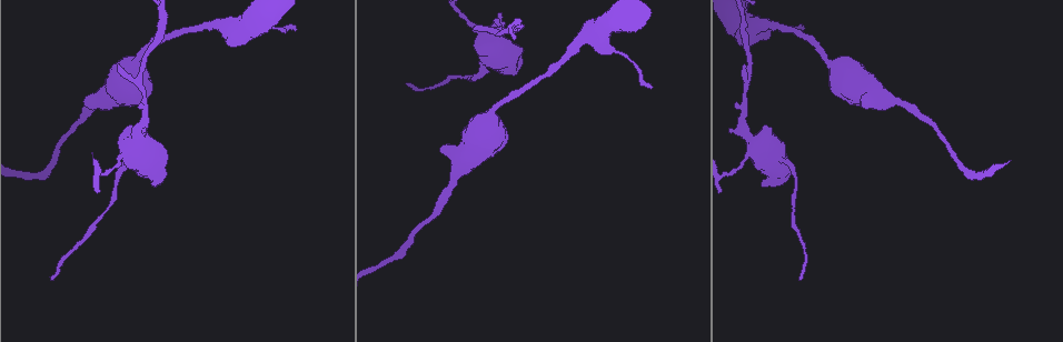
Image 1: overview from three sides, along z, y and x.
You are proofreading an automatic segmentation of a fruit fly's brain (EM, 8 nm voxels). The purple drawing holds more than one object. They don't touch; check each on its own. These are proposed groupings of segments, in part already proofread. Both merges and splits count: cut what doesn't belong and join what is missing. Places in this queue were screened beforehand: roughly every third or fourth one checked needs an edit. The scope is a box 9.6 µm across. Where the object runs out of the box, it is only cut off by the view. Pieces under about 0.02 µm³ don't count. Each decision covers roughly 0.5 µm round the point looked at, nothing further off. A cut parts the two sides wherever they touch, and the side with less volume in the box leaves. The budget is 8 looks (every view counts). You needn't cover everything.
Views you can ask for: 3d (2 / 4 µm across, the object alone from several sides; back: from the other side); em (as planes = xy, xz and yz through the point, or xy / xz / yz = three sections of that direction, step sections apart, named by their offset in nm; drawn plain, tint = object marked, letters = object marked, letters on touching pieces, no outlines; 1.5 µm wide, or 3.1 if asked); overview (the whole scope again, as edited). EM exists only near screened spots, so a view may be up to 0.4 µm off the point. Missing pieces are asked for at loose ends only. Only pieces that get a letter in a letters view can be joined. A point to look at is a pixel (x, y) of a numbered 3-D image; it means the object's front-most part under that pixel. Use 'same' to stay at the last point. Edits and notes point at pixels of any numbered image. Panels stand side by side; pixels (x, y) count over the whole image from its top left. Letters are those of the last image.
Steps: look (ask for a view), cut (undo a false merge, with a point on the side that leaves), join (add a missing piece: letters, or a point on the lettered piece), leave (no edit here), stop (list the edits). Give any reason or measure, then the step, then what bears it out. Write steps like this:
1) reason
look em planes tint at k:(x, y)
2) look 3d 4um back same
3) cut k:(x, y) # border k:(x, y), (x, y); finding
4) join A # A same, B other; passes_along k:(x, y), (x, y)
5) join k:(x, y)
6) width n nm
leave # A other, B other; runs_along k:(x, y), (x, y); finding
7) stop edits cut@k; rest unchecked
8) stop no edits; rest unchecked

thick turns thin
look 3d 4um at 1:(144, 125)

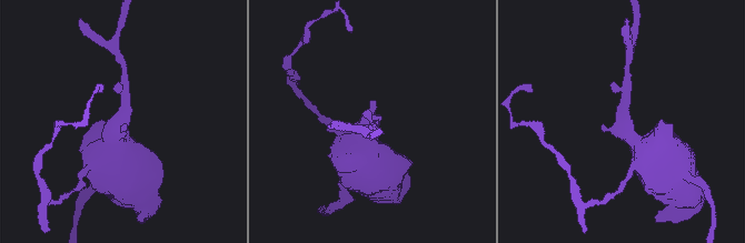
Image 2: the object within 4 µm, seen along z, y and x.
look em planes letters at 2:(622, 122)

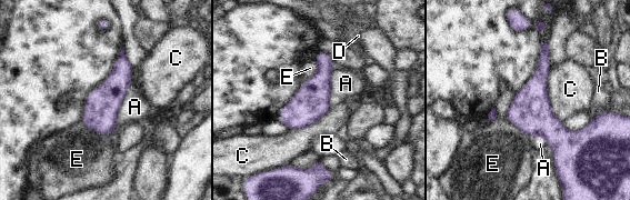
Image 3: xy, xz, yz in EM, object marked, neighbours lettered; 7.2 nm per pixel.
leave # A other, B other, C other, D other, E other; border 3:(549, 67), (548, 100), (562, 123); all the same neuron

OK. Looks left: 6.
an open end
look em yz step 4 letters at 1:(476, 27)

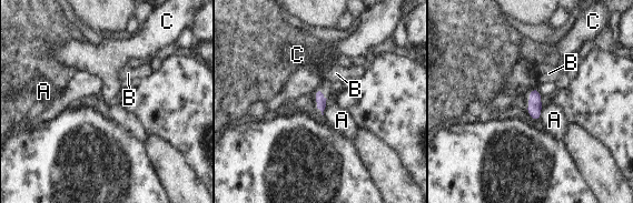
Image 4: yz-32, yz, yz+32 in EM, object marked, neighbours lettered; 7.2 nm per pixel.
look em planes letters same

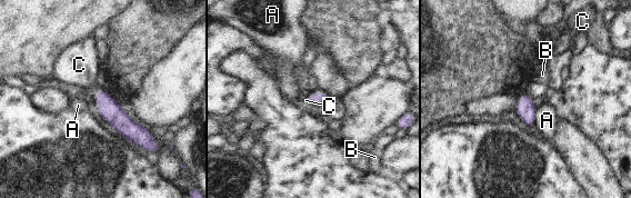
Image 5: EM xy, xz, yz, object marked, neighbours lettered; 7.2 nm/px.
longest_contact A 110 nm
join C # A other, B other, C same; it goes on there

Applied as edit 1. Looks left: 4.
look overview

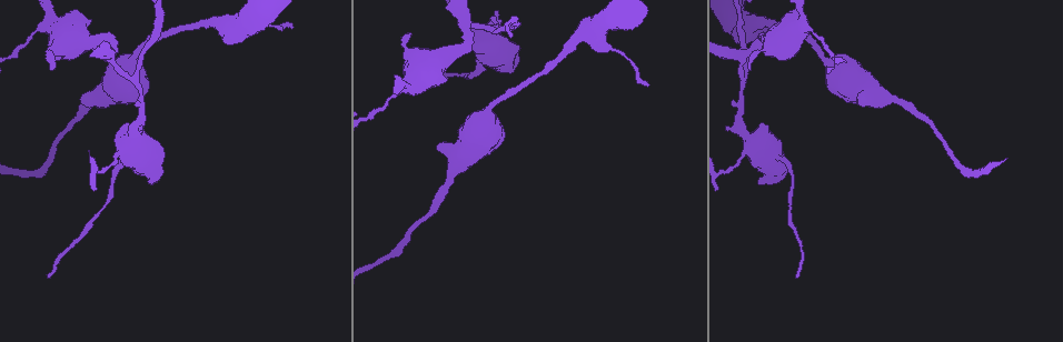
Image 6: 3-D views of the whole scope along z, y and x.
tapers out
look 3d 4um at 6:(293, 26)

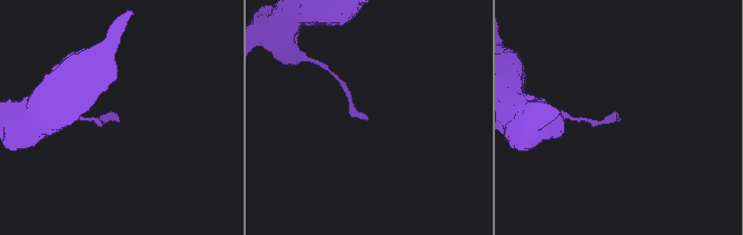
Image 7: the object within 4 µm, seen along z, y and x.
now the EM
look em xy step 4 letters at 7:(366, 119)

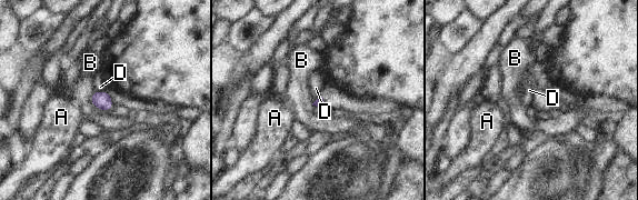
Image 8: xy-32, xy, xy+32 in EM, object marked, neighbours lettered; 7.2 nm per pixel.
look em planes letters same

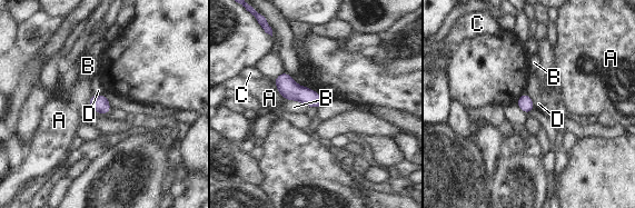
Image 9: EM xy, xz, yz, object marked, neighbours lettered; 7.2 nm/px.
leave # A other, B other, C other, D other; border 9:(525, 92), (531, 98), (535, 108); no lettered piece goes on from it

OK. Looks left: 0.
stop edits join@5; rest unchecked

